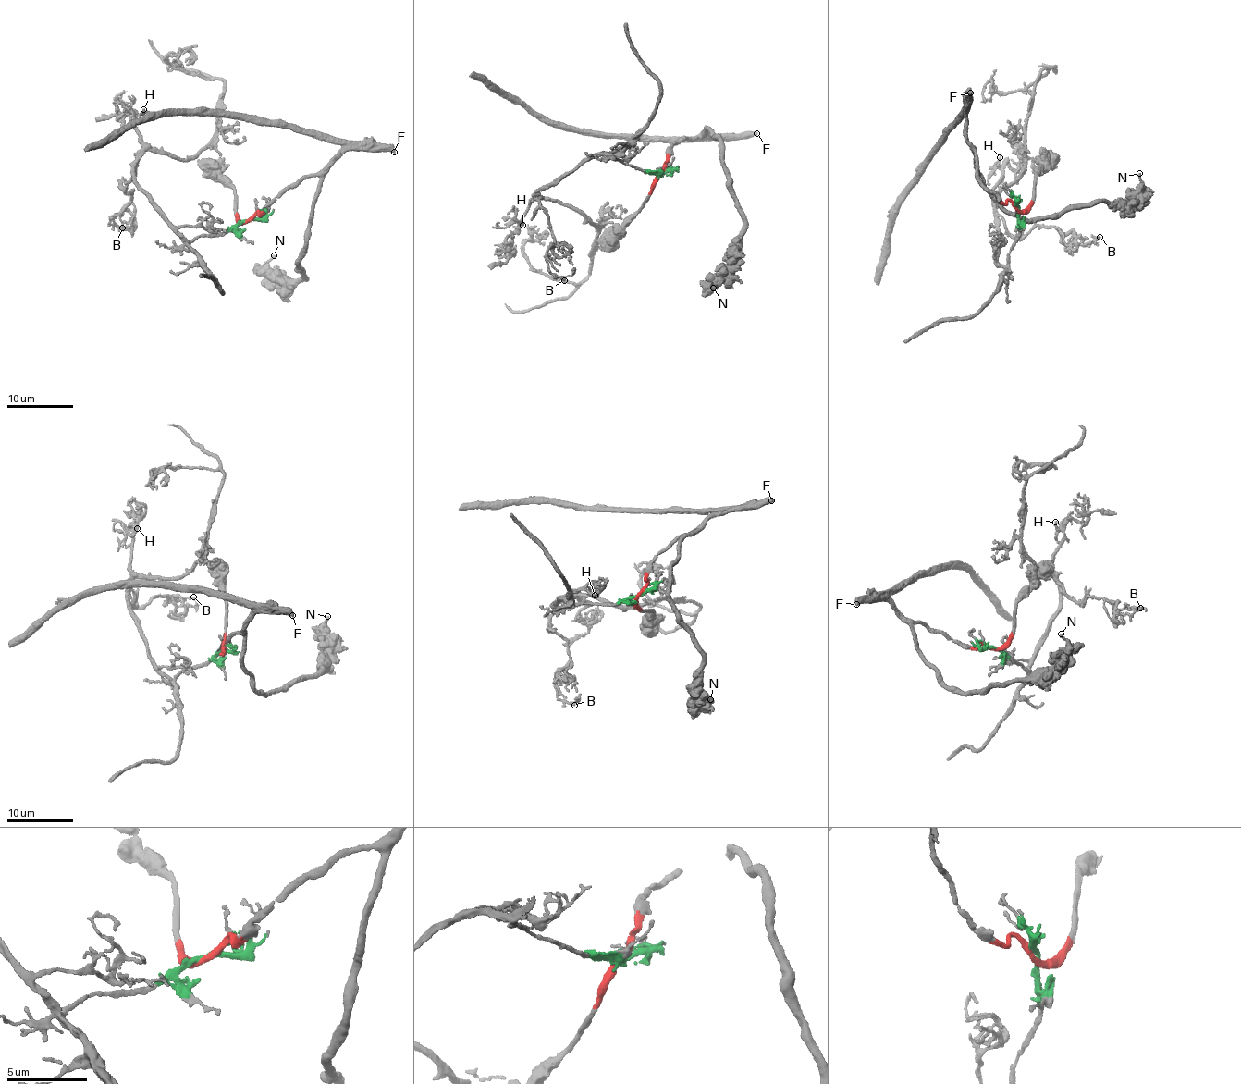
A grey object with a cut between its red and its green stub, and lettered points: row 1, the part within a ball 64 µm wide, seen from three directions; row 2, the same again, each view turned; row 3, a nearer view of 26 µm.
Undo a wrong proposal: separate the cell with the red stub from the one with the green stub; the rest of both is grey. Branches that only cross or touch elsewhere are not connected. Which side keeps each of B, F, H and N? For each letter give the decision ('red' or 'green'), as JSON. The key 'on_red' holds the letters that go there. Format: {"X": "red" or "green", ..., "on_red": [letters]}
{"B": "green", "F": "red", "H": "green", "N": "red", "on_red": ["F", "N"]}

